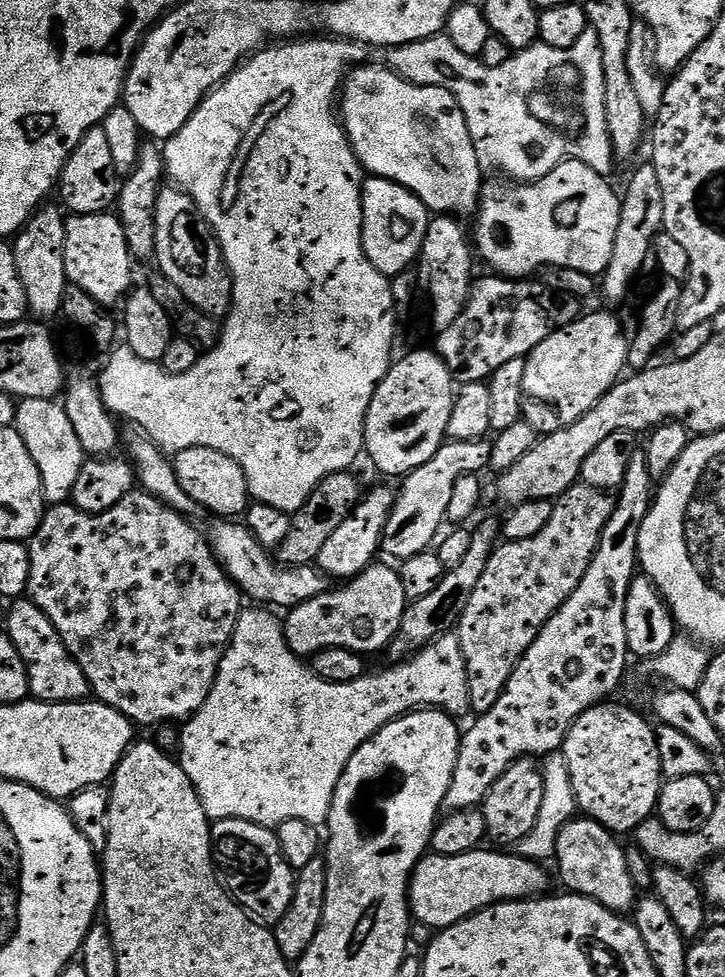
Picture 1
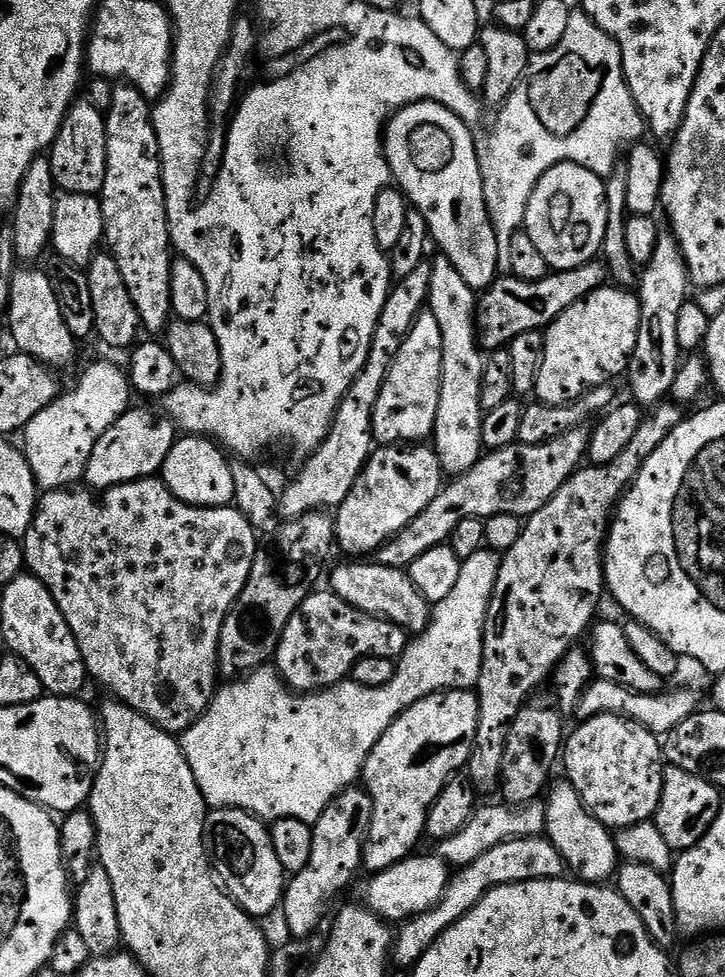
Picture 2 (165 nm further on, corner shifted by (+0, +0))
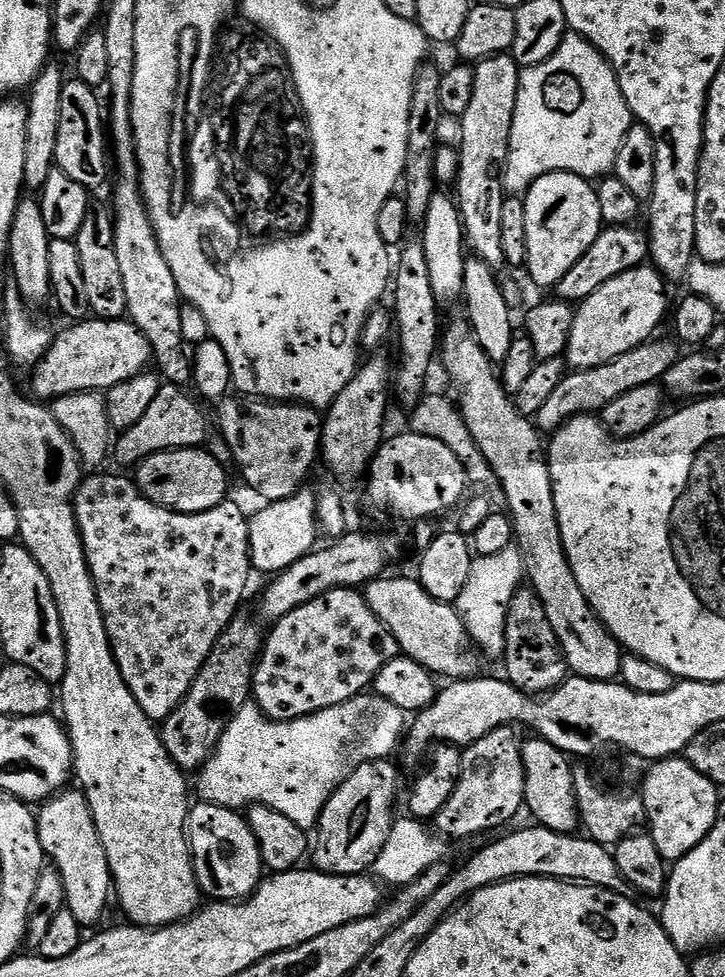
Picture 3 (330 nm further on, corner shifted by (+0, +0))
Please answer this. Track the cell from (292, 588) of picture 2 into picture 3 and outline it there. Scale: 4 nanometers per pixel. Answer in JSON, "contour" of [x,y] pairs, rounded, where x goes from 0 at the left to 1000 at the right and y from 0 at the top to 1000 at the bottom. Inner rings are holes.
{"contour":[[[337,629],[320,632],[301,657],[295,657],[295,665],[290,665],[279,686],[273,686],[254,718],[219,742],[221,758],[226,760],[229,772],[234,772],[255,792],[269,791],[281,785],[323,731],[343,720],[348,691],[353,689],[353,678],[364,666],[367,647],[357,634],[346,635]]]}

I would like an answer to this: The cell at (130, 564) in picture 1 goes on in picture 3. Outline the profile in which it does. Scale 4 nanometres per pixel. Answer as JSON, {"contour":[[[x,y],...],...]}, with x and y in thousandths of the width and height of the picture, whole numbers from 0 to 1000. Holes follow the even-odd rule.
{"contour":[[[121,485],[112,490],[105,502],[105,511],[99,520],[105,523],[105,537],[113,551],[113,559],[119,567],[121,582],[135,608],[135,620],[141,624],[141,633],[146,637],[146,649],[152,653],[154,668],[160,675],[163,686],[190,723],[212,739],[225,739],[230,733],[257,714],[273,686],[284,678],[290,665],[295,665],[295,657],[309,648],[320,632],[332,625],[331,613],[342,602],[342,585],[349,584],[348,572],[342,567],[342,533],[343,529],[326,516],[310,514],[283,524],[237,524],[232,520],[207,514],[193,504],[186,490],[171,487],[138,487],[143,485]]]}

